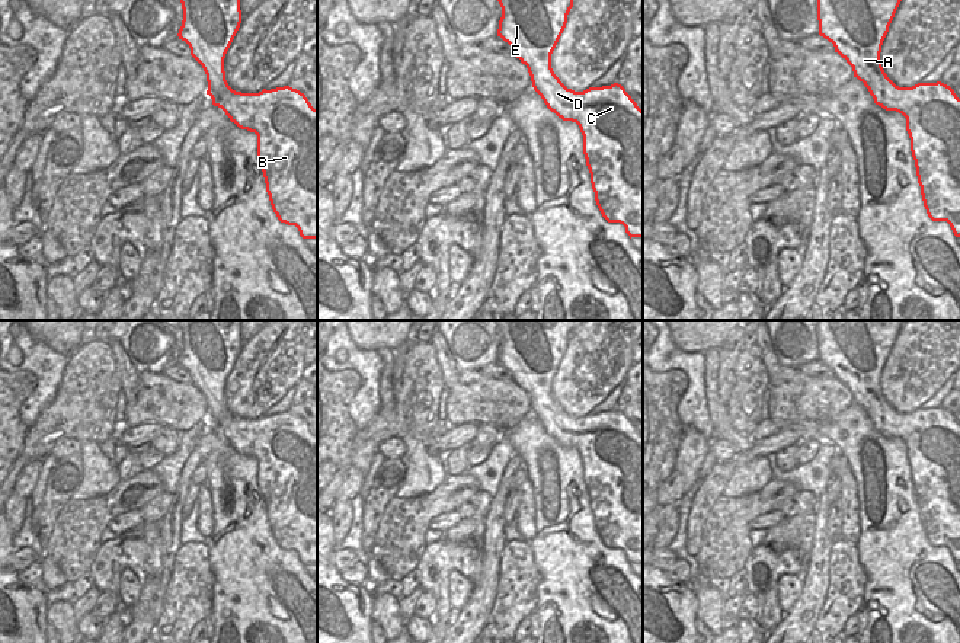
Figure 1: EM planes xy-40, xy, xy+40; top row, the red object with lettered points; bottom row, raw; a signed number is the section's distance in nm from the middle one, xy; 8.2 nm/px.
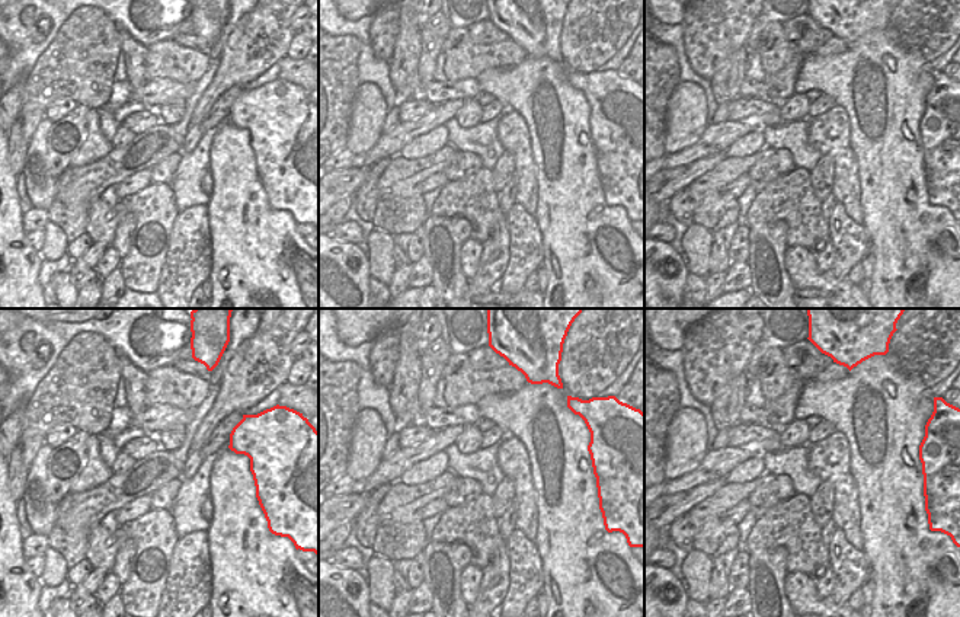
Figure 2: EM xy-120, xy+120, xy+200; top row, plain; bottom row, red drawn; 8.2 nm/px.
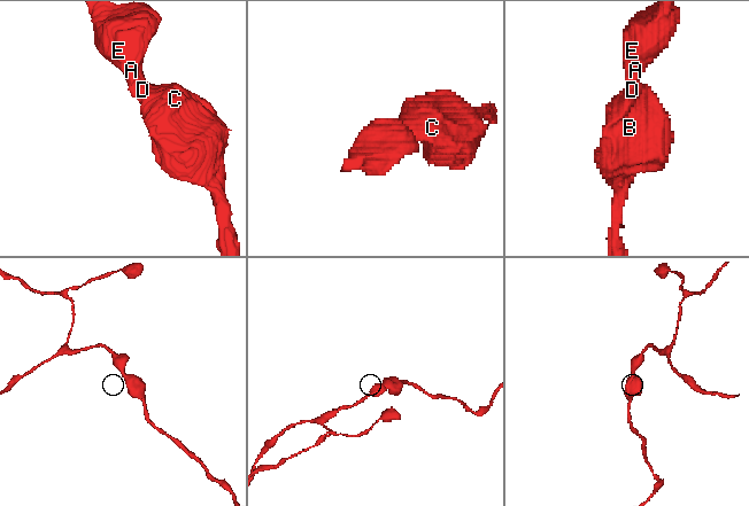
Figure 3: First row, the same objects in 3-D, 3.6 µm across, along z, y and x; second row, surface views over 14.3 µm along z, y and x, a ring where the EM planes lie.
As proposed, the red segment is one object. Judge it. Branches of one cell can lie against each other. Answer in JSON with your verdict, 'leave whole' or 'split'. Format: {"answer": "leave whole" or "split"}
{"answer": "leave whole"}

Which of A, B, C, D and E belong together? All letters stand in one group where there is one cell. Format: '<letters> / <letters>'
A B C D E

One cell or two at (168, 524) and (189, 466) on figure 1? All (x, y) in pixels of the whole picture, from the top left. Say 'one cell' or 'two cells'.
one cell

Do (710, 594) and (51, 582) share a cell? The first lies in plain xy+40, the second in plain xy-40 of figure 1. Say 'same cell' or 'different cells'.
different cells

